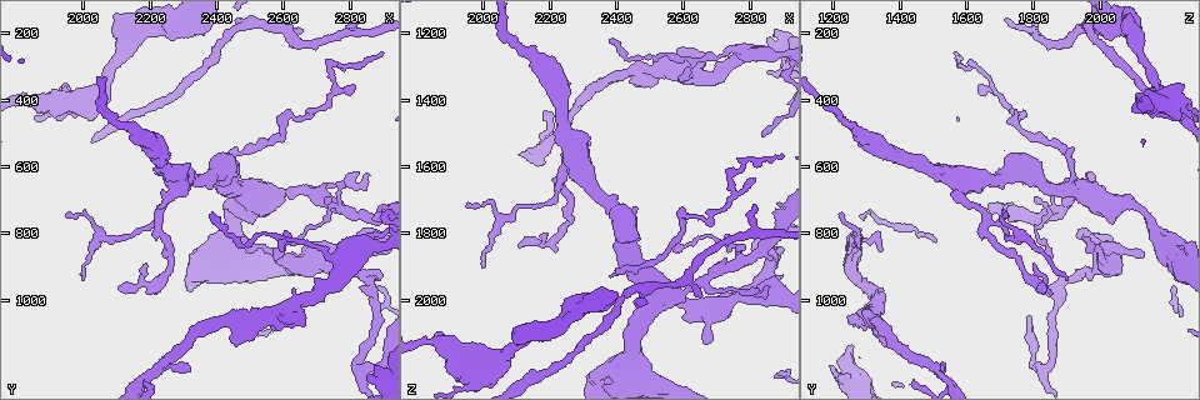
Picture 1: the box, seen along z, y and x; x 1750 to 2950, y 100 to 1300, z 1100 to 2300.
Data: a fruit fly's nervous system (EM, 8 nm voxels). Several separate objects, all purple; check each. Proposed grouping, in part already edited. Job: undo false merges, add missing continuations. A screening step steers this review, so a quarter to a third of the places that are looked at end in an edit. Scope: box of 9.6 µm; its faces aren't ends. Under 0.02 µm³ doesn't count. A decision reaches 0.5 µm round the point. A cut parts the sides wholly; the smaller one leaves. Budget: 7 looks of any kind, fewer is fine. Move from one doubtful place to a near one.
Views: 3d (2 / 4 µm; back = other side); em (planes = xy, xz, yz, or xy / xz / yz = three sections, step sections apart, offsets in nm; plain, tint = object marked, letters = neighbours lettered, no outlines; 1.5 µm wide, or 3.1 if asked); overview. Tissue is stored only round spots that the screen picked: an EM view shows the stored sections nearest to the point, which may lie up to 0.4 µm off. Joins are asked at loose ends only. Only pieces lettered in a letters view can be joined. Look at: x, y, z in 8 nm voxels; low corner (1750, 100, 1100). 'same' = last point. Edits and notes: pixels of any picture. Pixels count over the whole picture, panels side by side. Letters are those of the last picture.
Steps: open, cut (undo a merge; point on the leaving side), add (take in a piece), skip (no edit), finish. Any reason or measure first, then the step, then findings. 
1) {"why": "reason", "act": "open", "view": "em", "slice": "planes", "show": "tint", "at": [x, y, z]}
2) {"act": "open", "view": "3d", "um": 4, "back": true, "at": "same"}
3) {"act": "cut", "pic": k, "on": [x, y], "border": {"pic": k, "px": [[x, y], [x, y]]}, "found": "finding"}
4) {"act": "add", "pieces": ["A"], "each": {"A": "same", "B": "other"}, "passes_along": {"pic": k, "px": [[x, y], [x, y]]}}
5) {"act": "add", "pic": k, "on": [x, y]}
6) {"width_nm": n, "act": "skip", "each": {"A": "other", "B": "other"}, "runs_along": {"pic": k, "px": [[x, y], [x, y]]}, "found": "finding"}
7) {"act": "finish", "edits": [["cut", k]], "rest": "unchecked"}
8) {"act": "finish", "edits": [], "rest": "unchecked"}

{"why": "an open end", "act": "open", "view": "3d", "um": 4, "at": [2840, 1240, 1210]}

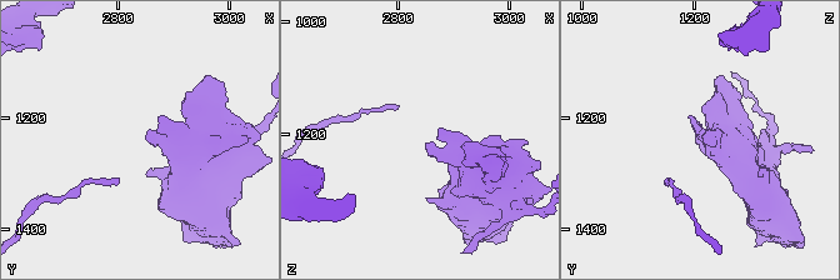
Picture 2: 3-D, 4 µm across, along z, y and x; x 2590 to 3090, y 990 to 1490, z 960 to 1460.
{"why": "now the EM", "act": "open", "view": "em", "slice": "planes", "show": "tint", "at": [2850, 1235, 1220]}

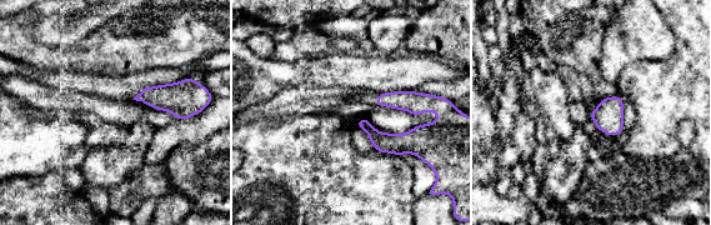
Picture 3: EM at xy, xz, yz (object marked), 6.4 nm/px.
{"why": "see the neighbours", "act": "open", "view": "em", "slice": "planes", "show": "letters", "at": "same"}

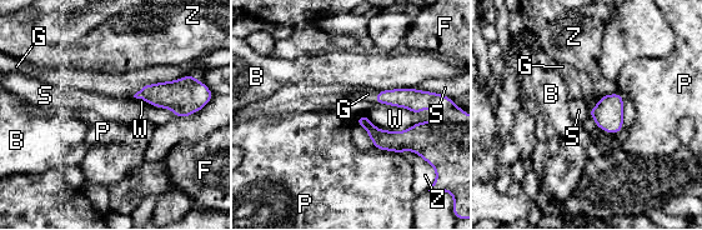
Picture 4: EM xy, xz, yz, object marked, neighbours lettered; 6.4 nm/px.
{"act": "add", "pieces": ["G"], "each": {"B": "other", "F": "other", "G": "same", "P": "other", "S": "other", "W": "other", "Z": "other"}, "found": "it goes on there"}

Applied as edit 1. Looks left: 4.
{"act": "open", "view": "overview"}

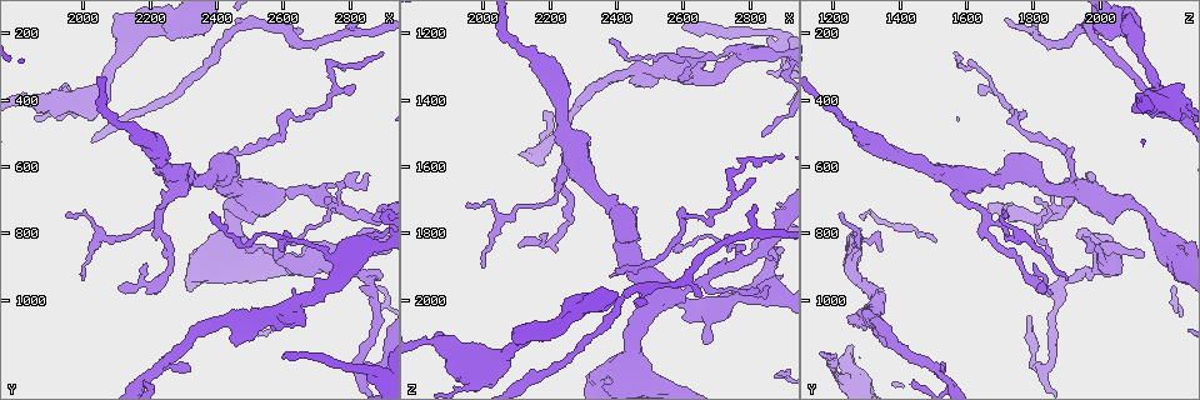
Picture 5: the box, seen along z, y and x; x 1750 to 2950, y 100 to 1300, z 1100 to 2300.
{"act": "open", "view": "3d", "um": 4, "at": [2600, 1180, 1180]}

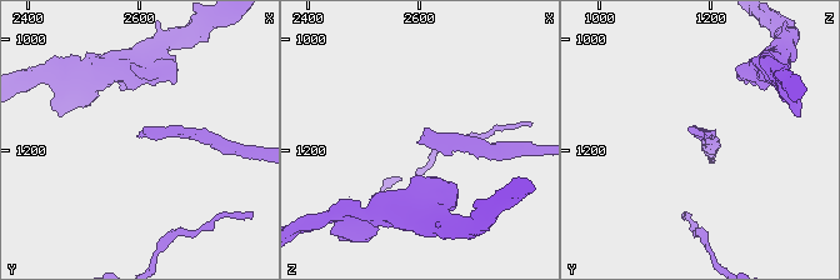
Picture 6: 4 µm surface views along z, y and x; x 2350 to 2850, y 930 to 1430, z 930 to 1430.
{"act": "open", "view": "em", "slice": "xz", "step": 8, "show": "letters", "at": [2600, 1175, 1185]}

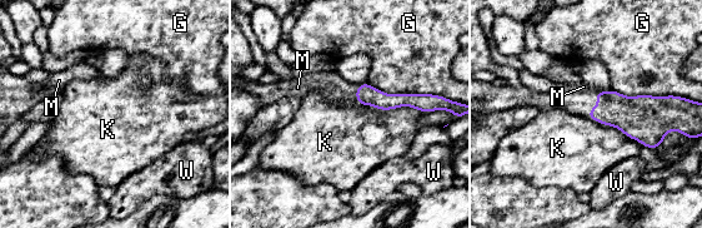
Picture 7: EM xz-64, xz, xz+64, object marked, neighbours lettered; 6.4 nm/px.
{"width_nm": 200, "act": "add", "pieces": ["M"], "each": {"G": "other", "K": "other", "M": "same", "W": "other"}, "passes_along": {"pic": 7, "px": [[366, 94], [356, 90], [332, 78]]}, "found": "the cell continues"}

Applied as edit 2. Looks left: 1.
{"act": "finish", "edits": [["add", 4], ["add", 7]], "rest": "unchecked"}

